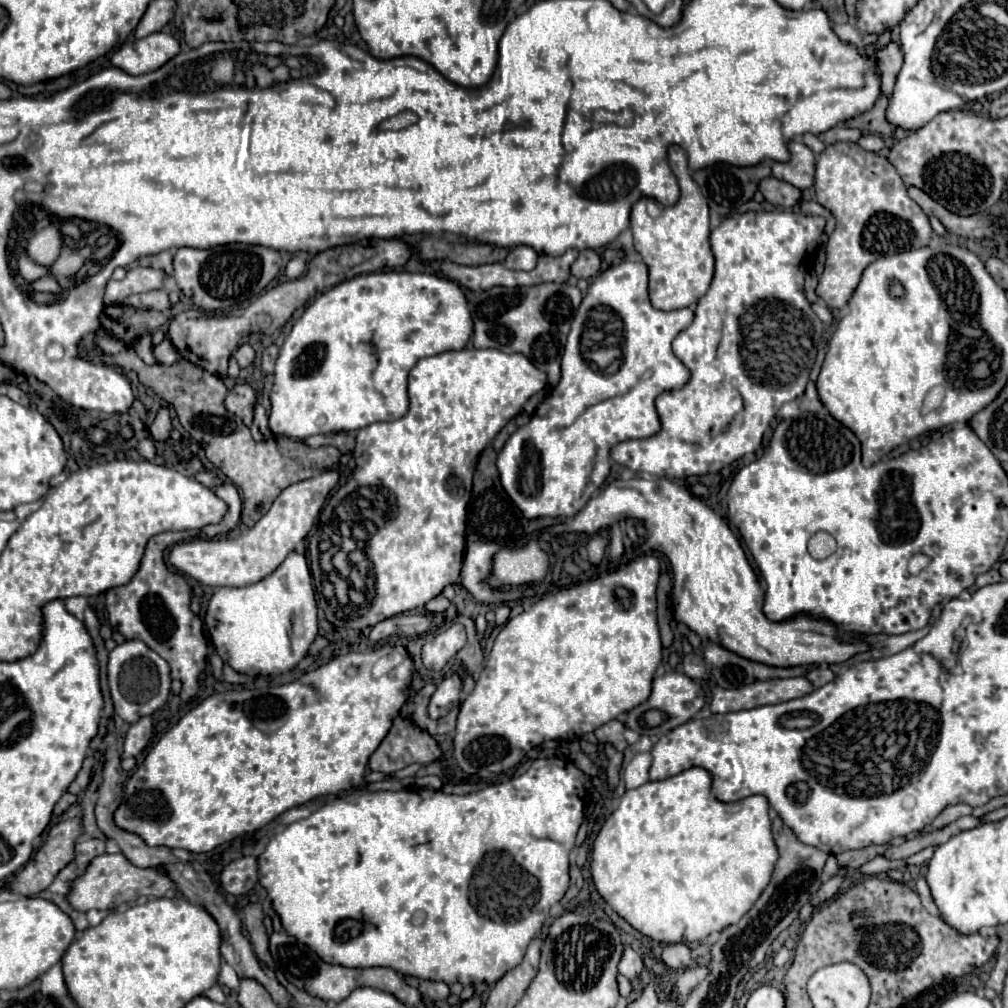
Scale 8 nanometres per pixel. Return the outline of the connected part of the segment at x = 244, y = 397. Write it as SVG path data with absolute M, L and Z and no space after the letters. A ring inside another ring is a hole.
M236 384L226 396L226 408L240 416L246 426L252 426L254 406L256 406L256 392L248 384Z

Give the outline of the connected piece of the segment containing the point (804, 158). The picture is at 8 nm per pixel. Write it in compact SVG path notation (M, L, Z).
M790 142L790 160L780 164L772 164L772 174L778 180L784 180L792 186L798 186L800 190L814 186L814 174L816 174L816 156L814 152L802 144L802 142Z

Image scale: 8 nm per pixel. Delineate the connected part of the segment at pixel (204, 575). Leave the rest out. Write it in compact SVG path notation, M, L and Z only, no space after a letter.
M326 470L314 478L288 486L274 500L272 508L244 536L222 540L196 538L190 542L176 544L170 550L172 566L204 586L250 586L254 582L260 582L262 578L270 576L290 552L294 552L298 542L306 538L328 494L338 484L338 478L340 474L336 470Z

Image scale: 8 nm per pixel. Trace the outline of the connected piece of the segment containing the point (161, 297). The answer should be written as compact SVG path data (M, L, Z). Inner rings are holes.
M152 290L152 292L140 294L136 308L150 308L150 310L160 310L160 312L170 310L170 302L168 302L166 290Z

